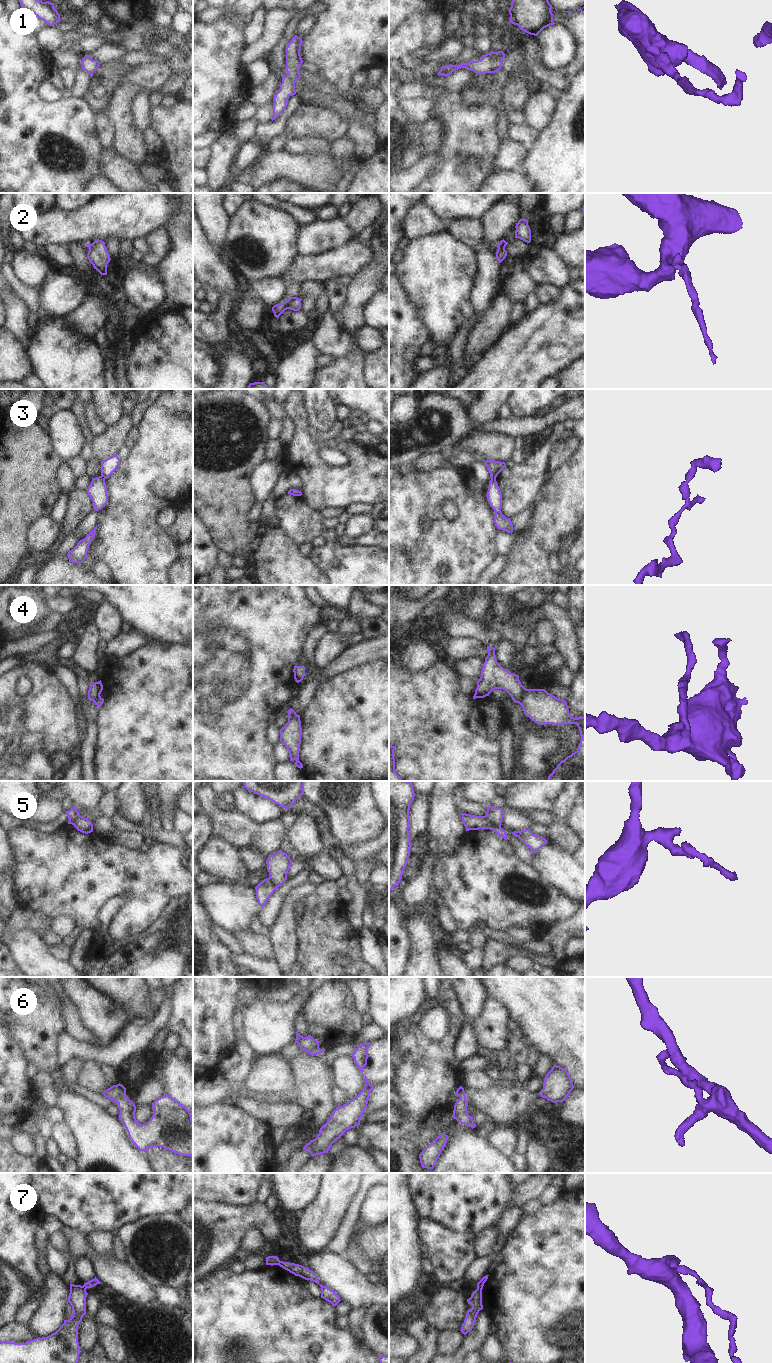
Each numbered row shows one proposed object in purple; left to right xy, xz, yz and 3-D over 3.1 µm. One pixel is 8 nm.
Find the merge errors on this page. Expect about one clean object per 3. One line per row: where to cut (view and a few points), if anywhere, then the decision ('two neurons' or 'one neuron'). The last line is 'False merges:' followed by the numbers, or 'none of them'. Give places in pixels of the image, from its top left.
1: cut none; one neuron
2: cut xz (284, 302), (287, 308); two neurons
3: cut yz (491, 478), (495, 479); two neurons
4: cut yz (526, 689), (518, 702); two neurons
5: cut yz (484, 816), (500, 828); two neurons
6: cut none; one neuron
7: cut yz (477, 1288), (481, 1291); two neurons
False merges: 2, 3, 4, 5, 7

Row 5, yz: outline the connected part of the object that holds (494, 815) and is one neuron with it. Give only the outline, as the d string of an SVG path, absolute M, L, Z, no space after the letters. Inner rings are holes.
M490 805L487 807L485 817L491 824L501 828L501 823L504 817L504 810L502 808L496 808Z

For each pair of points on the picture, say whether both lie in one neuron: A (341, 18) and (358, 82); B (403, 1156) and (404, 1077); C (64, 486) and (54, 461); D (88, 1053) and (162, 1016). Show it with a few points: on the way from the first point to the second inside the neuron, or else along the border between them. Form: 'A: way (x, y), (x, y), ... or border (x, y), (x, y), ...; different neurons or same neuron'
A: border (365, 69), (360, 69), (353, 76), (353, 89); different neurons
B: way (403, 1136), (415, 1121), (415, 1097); same neuron
C: border (62, 461), (57, 469), (57, 484), (60, 492); different neurons
D: way (106, 1053), (116, 1053), (128, 1042), (144, 1034); same neuron

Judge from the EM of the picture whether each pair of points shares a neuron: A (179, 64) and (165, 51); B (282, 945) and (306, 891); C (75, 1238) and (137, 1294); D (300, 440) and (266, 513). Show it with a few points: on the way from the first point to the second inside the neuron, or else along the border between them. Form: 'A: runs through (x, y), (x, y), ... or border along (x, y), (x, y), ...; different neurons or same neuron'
A: border along (178, 47), (166, 59); different neurons
B: runs through (285, 931), (288, 908), (292, 902); same neuron
C: runs through (90, 1254), (107, 1271), (121, 1278); same neuron
D: border along (286, 469), (289, 472); different neurons

